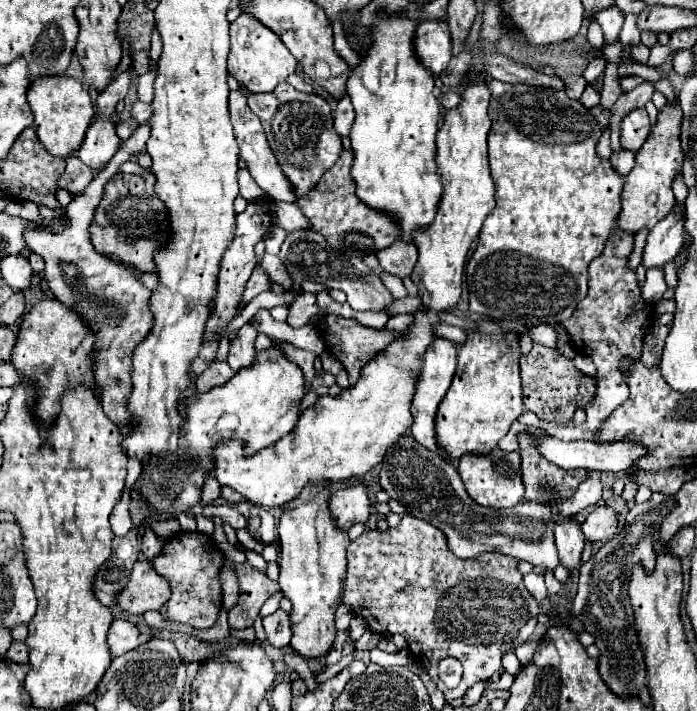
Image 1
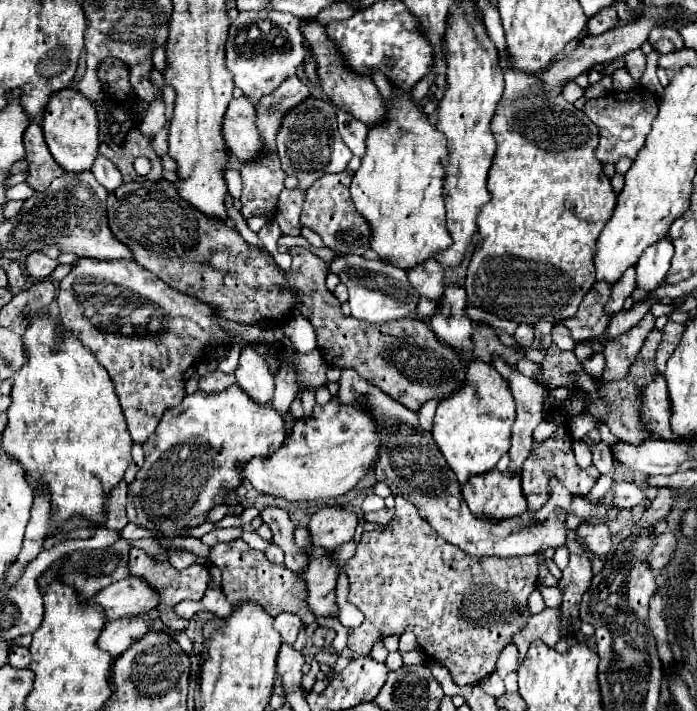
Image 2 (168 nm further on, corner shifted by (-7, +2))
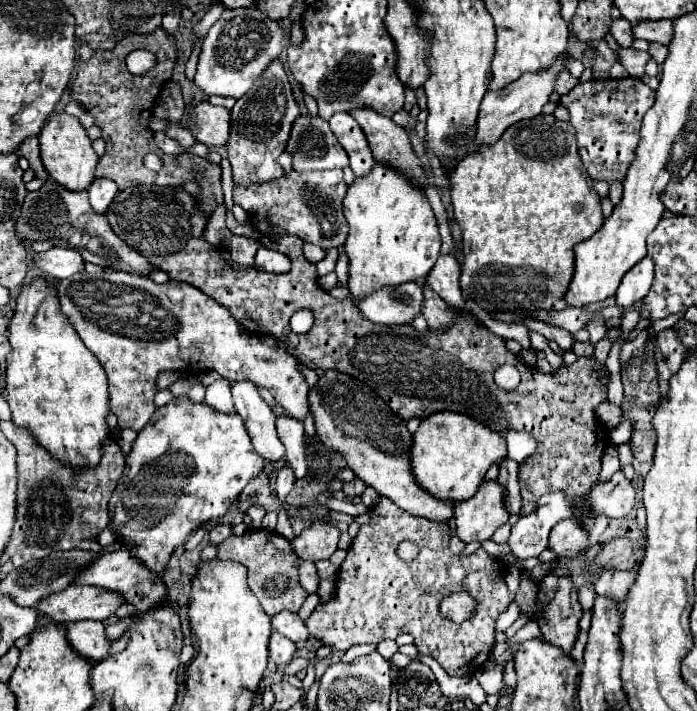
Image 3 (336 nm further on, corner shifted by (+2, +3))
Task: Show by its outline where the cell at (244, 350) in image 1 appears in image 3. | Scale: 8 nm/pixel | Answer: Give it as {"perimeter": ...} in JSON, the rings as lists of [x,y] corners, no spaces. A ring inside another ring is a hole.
{"perimeter":[[[251,381],[233,383],[233,403],[237,415],[243,419],[251,437],[255,453],[265,461],[279,461],[285,455],[285,447],[275,431],[275,413],[261,399],[257,387]]]}

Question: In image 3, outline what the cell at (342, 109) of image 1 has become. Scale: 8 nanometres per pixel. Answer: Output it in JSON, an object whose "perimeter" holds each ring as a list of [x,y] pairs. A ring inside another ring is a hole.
{"perimeter":[[[335,113],[329,125],[339,143],[343,145],[343,149],[347,151],[355,177],[365,177],[373,169],[375,159],[371,155],[367,137],[359,127],[359,123],[349,113]]]}

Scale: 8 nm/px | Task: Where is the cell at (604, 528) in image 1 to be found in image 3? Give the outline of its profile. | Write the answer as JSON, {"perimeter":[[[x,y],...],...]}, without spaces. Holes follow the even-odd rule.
{"perimeter":[[[573,519],[559,521],[549,535],[549,549],[559,559],[575,557],[587,545],[587,531],[581,529]]]}

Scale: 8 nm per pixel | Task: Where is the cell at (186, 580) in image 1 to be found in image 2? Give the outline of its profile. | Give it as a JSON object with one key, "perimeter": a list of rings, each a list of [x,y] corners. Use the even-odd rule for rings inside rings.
{"perimeter":[[[132,548],[130,550],[130,574],[134,576],[140,576],[144,578],[150,586],[154,586],[158,592],[160,592],[160,618],[162,618],[162,624],[170,630],[186,630],[188,628],[188,618],[180,618],[176,612],[174,612],[174,606],[182,600],[202,600],[204,592],[208,590],[208,584],[210,584],[210,572],[208,572],[208,564],[190,564],[186,570],[176,570],[172,568],[168,562],[160,562],[160,560],[154,560],[150,558],[144,550],[140,548]]]}

